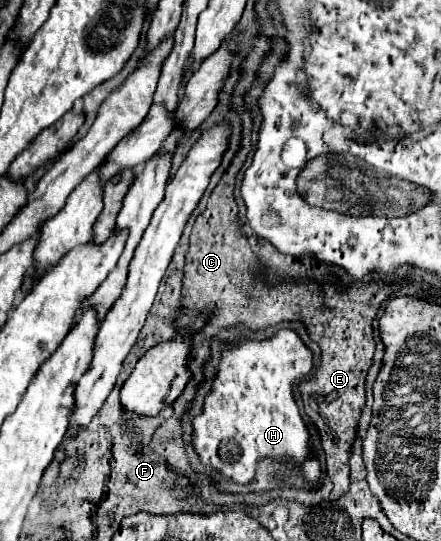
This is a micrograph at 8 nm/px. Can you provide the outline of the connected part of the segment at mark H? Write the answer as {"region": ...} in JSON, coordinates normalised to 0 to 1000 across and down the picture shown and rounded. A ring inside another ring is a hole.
{"region":[[[639,608],[630,612],[626,623],[603,627],[594,634],[549,630],[540,641],[512,645],[508,667],[499,671],[494,701],[485,704],[485,723],[465,736],[458,765],[435,778],[433,821],[444,830],[444,837],[454,841],[454,852],[472,863],[503,871],[512,882],[522,882],[535,893],[562,893],[576,882],[576,863],[585,848],[653,845],[685,860],[685,874],[694,889],[712,900],[726,889],[730,871],[726,871],[726,856],[703,848],[703,826],[698,826],[703,804],[676,763],[676,752],[662,730],[662,708],[671,701],[694,697],[703,682],[707,682],[707,652],[689,641],[680,623],[662,608]]]}

